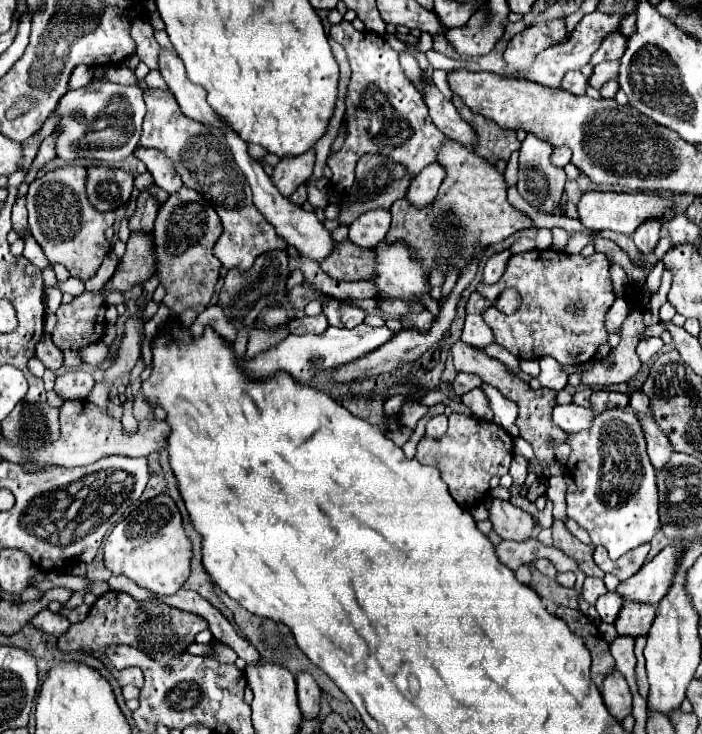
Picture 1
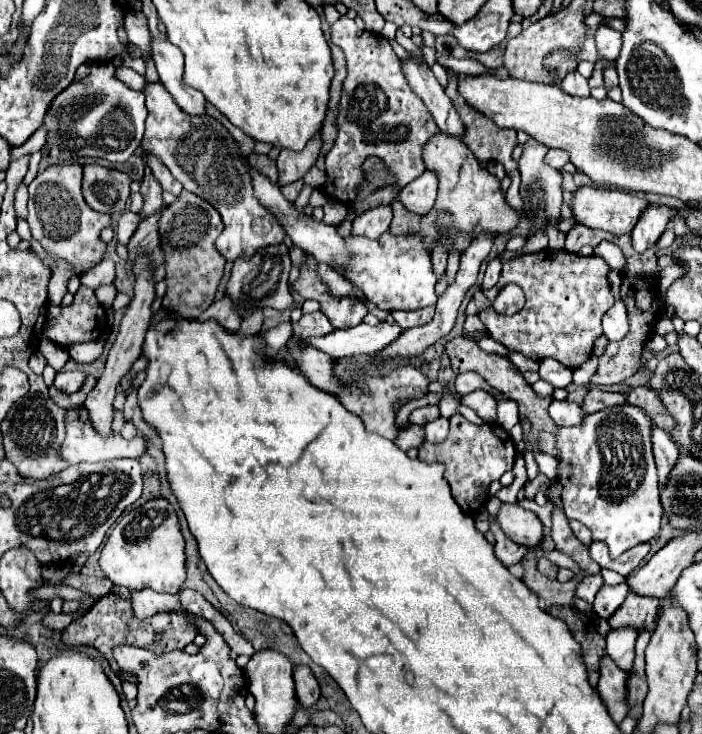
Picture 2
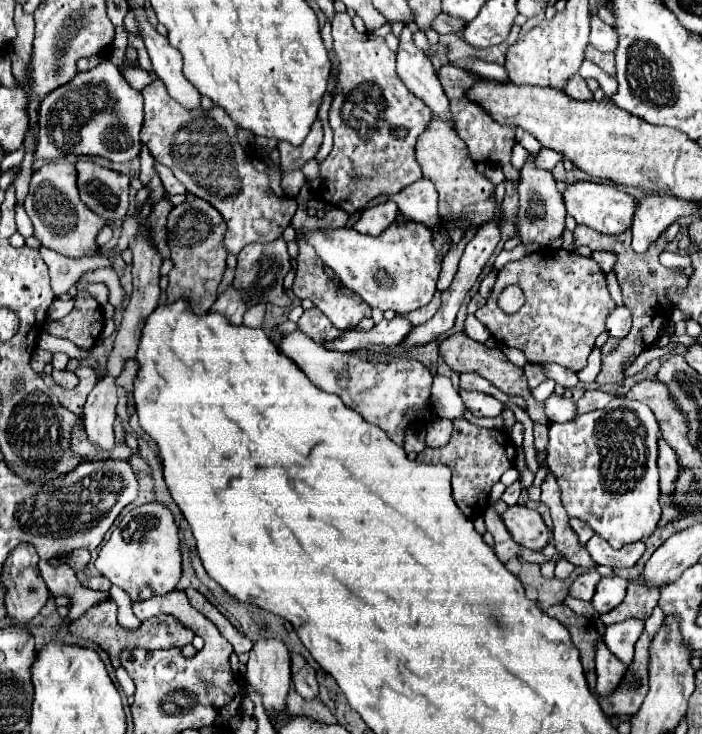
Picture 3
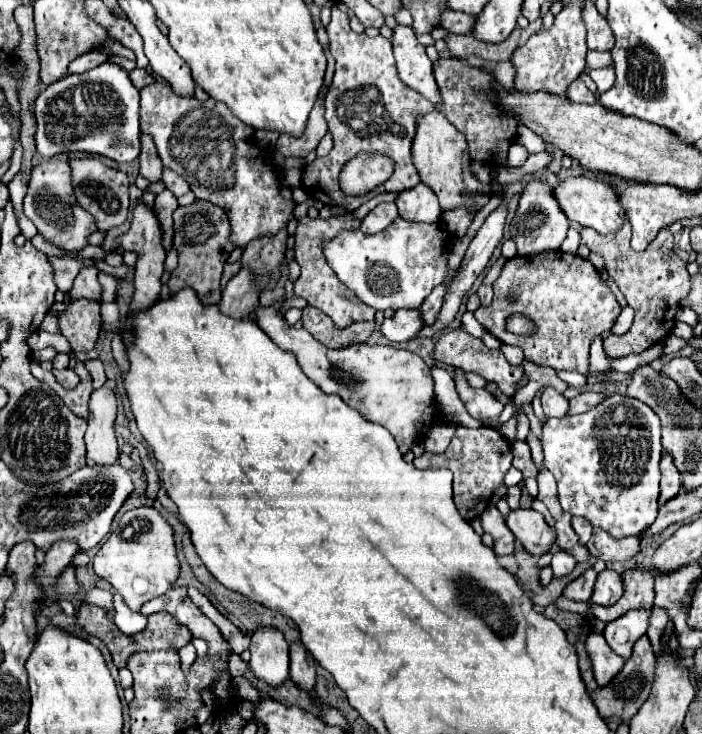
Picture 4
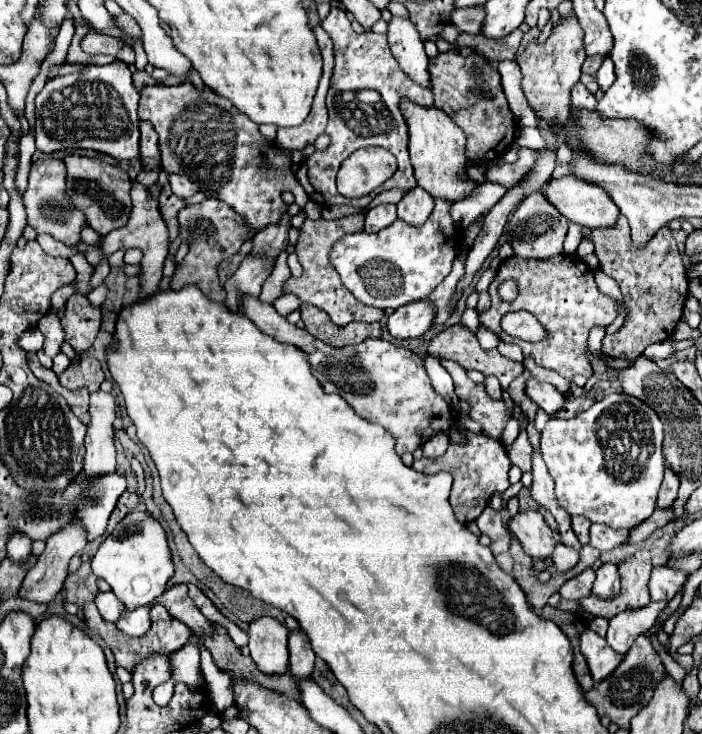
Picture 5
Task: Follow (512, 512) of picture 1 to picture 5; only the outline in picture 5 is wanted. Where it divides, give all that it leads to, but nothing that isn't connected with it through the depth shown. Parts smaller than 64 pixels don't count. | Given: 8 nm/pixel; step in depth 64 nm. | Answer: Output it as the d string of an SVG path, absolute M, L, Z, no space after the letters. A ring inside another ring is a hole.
M518 512L508 520L508 528L520 540L524 552L528 552L528 556L532 556L534 560L552 556L552 550L556 546L554 532L548 528L540 512Z

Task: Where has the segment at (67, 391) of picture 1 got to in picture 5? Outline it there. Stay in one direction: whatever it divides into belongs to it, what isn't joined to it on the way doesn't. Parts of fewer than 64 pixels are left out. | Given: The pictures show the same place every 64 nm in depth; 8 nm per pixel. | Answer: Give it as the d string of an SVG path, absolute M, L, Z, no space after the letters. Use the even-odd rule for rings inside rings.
M84 356L78 362L70 364L62 374L58 374L58 380L68 390L86 386L90 392L96 392L104 382L104 370L94 356Z

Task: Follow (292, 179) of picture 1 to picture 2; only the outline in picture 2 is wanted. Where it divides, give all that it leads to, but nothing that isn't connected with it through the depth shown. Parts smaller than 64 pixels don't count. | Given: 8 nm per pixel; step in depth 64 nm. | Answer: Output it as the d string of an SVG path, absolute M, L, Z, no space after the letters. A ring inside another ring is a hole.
M316 134L304 150L300 152L292 152L292 150L280 150L280 156L276 160L278 166L278 186L286 186L292 184L300 178L304 178L304 174L316 164L318 152L320 152L320 134Z

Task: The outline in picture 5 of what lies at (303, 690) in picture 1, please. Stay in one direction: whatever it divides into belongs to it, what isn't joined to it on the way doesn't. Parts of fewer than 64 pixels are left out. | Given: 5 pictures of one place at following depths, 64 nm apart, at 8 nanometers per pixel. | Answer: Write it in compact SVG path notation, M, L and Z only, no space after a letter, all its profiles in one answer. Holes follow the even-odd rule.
M292 630L288 648L290 648L290 674L296 678L310 678L316 656L308 644L306 634L302 630Z

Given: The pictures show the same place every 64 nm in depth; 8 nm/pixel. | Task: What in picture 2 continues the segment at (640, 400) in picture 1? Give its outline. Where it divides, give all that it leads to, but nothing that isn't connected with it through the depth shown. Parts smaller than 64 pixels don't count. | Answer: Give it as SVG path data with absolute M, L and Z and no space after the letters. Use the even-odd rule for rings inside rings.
M640 386L640 388L634 388L630 394L628 394L628 404L634 404L638 408L642 408L654 424L660 424L660 428L664 428L668 434L672 432L674 424L672 424L672 416L668 416L664 412L664 406L660 404L660 398L656 396L656 392L652 392L650 388L646 386Z

